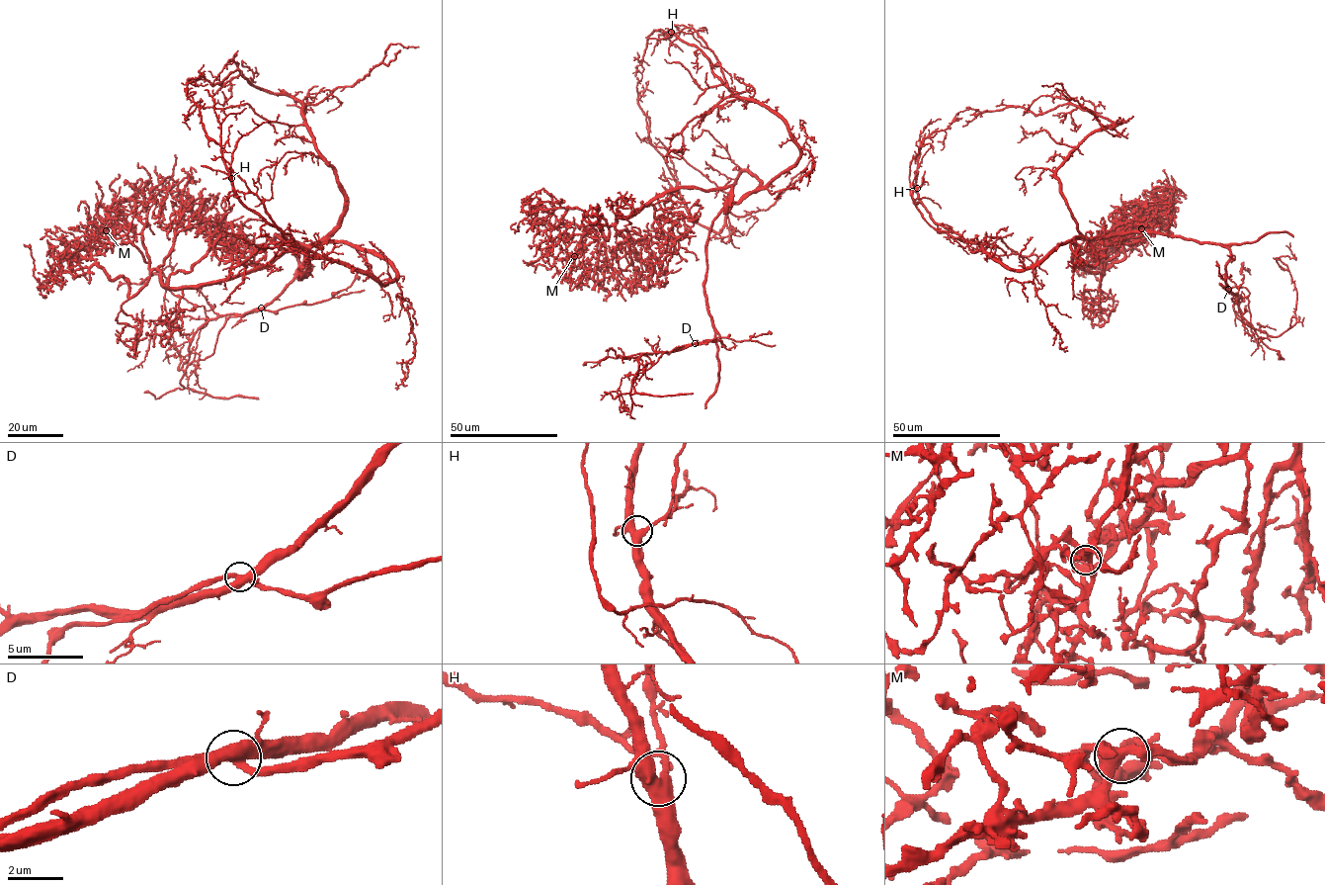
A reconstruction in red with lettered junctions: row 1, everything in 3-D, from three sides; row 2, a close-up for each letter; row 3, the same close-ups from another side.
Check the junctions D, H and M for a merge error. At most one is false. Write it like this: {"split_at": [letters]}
{"split_at": ["D"]}

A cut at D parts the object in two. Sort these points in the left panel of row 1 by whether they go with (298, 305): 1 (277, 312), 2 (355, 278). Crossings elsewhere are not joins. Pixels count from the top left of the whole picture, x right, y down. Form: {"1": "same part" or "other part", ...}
{"1": "same part", "2": "same part"}

